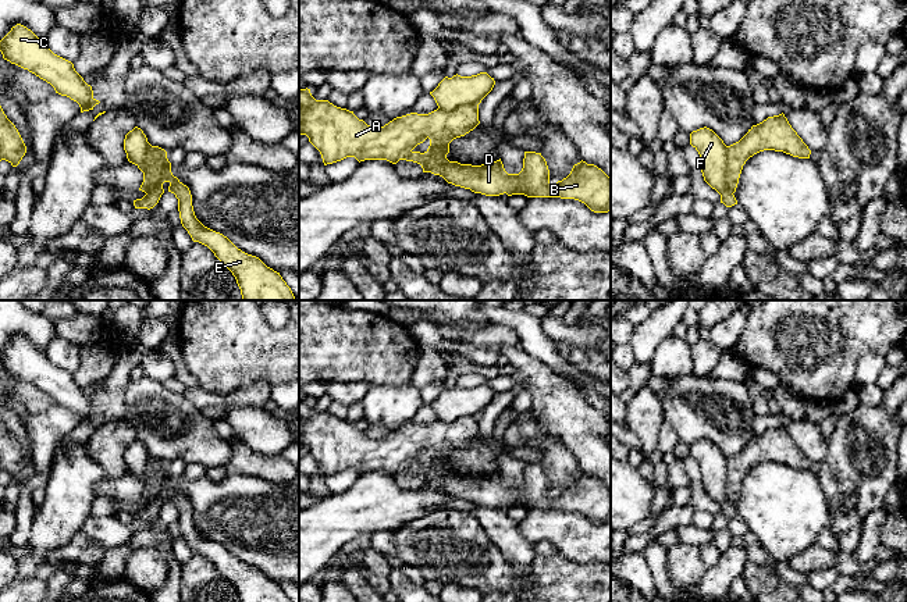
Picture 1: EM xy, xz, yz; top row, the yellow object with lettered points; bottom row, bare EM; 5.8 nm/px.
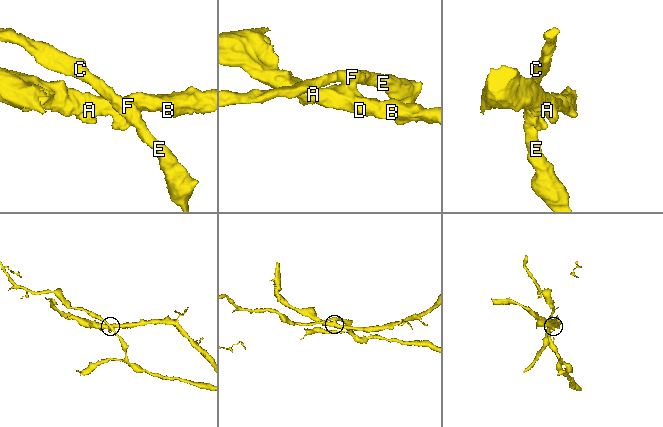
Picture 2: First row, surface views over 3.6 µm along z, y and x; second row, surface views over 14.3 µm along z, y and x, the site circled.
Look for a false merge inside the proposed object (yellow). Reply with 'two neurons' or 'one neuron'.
two neurons

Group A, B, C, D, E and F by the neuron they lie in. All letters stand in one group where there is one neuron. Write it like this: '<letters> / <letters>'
A B D / C E F

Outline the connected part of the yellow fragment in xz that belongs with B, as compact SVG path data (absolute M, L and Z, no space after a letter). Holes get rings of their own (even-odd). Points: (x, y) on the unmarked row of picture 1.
M299 400L299 446L306 446L309 453L320 463L324 477L355 469L359 474L364 471L387 471L396 475L399 471L413 473L422 477L423 484L442 488L448 495L470 501L485 507L506 505L524 506L527 509L561 509L575 510L584 514L594 524L611 523L611 489L597 477L580 473L573 477L570 485L549 495L549 481L541 464L524 463L523 480L519 485L508 485L499 471L490 475L472 477L449 473L449 455L473 442L479 432L479 417L463 417L455 421L437 420L428 425L410 424L396 428L384 438L374 439L359 431L353 423L341 420L328 412L316 412L310 400ZM430 450L424 464L413 460Z

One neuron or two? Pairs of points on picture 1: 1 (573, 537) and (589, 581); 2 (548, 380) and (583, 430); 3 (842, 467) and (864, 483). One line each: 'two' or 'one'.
1: two
2: one
3: one

